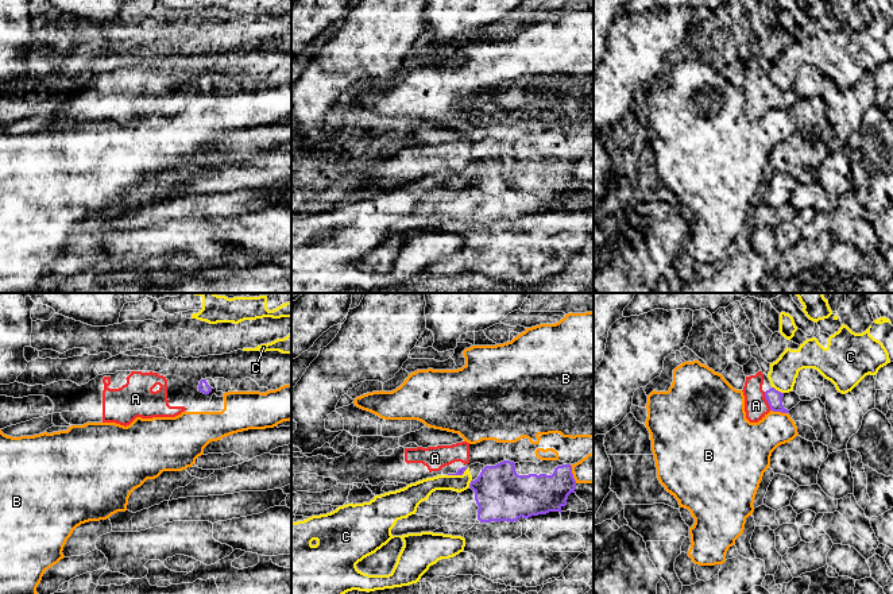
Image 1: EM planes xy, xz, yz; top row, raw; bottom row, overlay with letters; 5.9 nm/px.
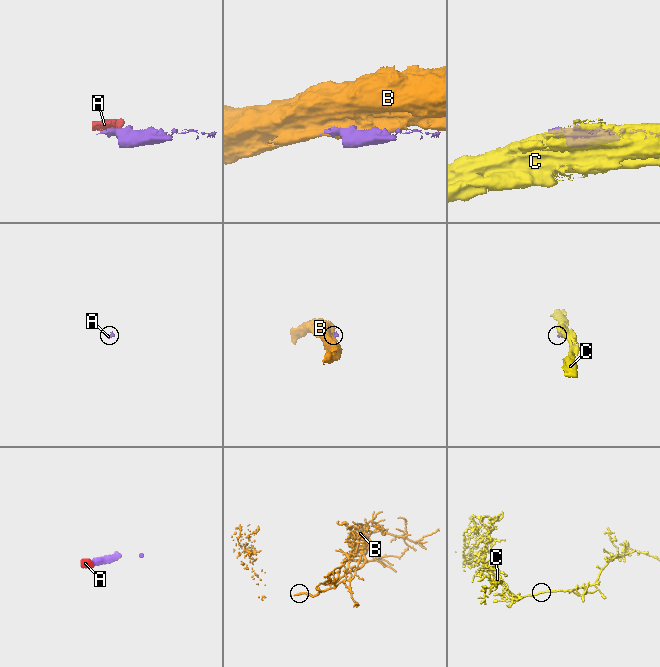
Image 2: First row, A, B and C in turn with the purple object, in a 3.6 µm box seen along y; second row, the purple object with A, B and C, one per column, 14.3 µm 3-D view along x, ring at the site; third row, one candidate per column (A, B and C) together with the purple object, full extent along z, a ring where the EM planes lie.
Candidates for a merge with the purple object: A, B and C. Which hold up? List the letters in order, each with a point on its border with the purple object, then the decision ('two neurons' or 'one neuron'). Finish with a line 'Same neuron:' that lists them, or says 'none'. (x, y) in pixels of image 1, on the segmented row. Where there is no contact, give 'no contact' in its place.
A: meets purple in yz at (766, 400); one neuron
B: meets purple in yz at (779, 411); two neurons
C: meets purple in yz at (777, 390); two neurons
Same neuron: A

